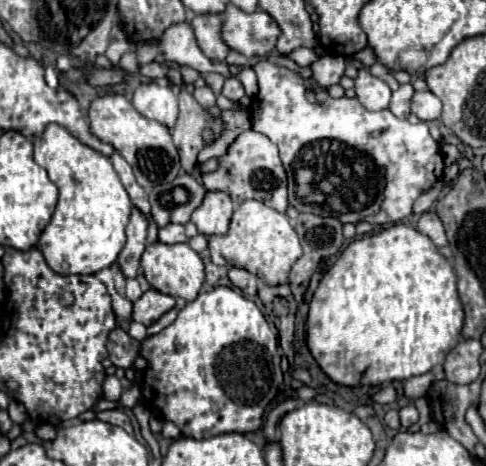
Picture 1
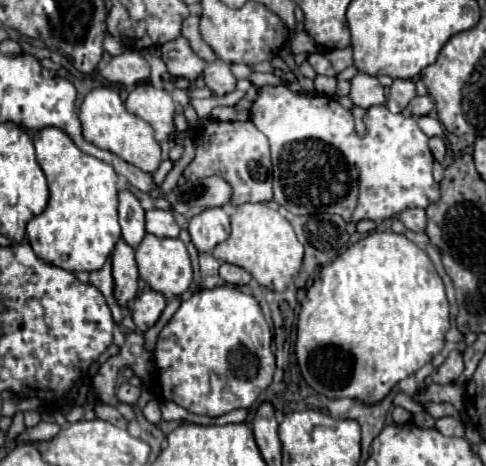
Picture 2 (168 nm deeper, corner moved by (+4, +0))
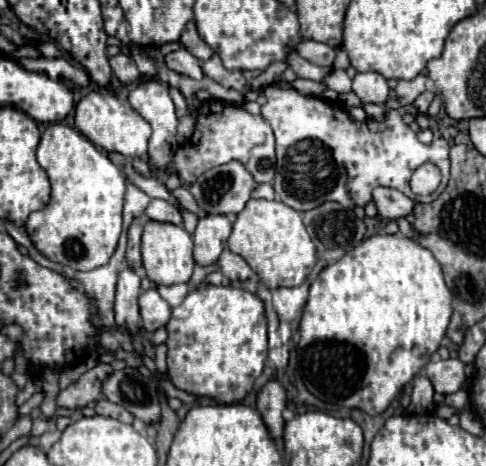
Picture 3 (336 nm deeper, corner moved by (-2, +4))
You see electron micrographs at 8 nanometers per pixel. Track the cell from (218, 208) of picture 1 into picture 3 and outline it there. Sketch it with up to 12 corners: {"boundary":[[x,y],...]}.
{"boundary":[[222,214],[198,218],[194,232],[194,260],[216,262],[232,232]]}

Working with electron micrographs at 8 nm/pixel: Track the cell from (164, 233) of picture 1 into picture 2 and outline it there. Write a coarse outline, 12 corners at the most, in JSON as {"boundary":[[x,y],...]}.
{"boundary":[[164,210],[146,212],[146,232],[178,238],[180,226]]}

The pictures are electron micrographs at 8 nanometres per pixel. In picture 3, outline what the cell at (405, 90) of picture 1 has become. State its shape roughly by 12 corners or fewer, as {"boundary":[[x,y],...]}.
{"boundary":[[426,76],[398,80],[394,88],[402,106],[410,106],[424,90]]}

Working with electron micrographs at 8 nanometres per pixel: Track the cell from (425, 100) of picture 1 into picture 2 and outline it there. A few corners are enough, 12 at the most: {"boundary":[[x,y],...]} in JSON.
{"boundary":[[416,96],[408,112],[416,118],[430,114],[430,96]]}

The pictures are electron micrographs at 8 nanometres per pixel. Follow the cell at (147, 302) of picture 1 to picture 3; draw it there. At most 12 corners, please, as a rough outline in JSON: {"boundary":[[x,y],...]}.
{"boundary":[[158,290],[138,298],[142,326],[154,332],[170,320],[170,306]]}

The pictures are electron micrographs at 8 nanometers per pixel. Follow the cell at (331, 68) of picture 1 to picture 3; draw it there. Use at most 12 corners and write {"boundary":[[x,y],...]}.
{"boundary":[[302,40],[296,52],[320,66],[332,66],[334,48]]}

